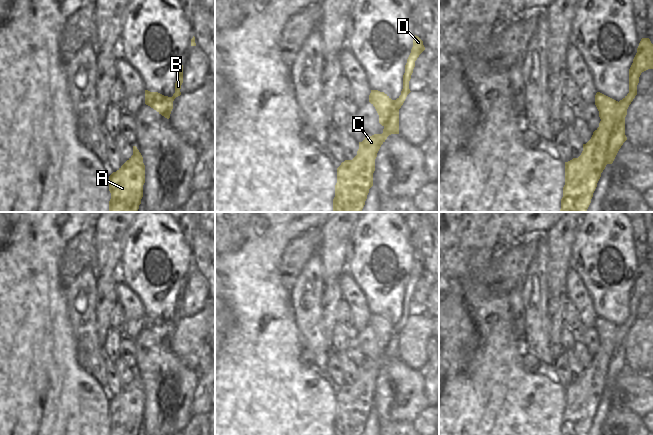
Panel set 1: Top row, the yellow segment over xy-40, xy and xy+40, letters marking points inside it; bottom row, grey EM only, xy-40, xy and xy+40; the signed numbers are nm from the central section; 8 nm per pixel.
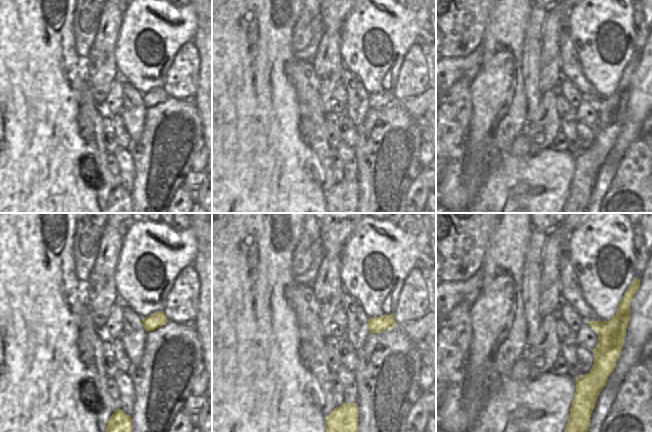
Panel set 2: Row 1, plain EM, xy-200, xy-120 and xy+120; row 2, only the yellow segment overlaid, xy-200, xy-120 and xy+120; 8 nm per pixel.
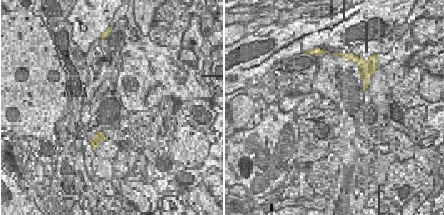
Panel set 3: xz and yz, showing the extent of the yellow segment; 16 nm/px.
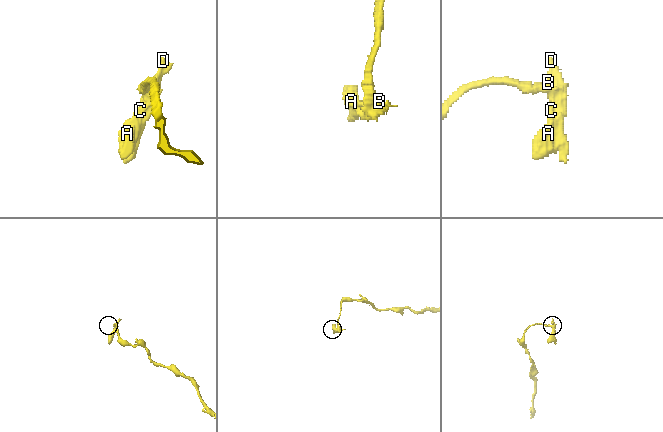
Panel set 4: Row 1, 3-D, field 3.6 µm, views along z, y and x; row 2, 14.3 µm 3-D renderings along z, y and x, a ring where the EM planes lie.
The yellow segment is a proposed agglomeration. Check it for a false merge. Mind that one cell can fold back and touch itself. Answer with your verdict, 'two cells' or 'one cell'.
two cells

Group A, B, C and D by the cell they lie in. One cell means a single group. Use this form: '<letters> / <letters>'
A C / B D

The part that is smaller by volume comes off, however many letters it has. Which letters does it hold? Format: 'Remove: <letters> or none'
Remove: B, D

